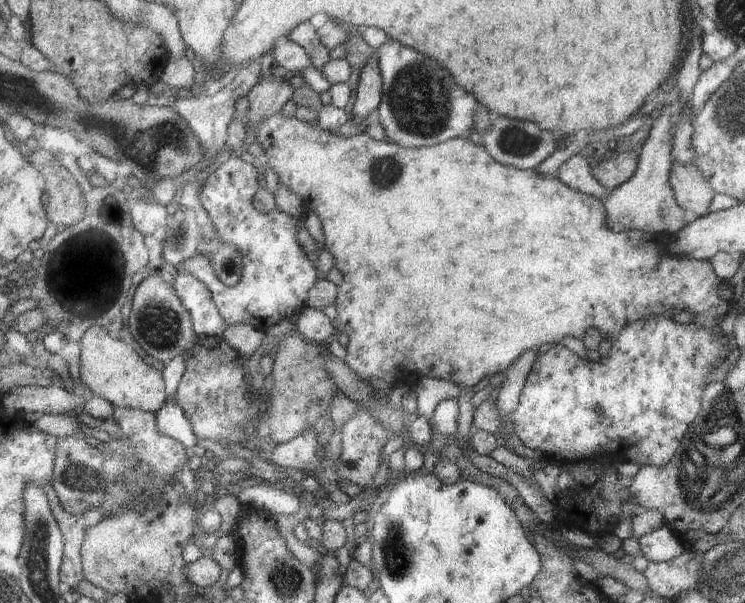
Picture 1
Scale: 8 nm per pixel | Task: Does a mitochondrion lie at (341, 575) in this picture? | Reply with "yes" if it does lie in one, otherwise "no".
no

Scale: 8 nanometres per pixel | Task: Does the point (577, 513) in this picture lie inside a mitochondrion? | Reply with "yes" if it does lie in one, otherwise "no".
no

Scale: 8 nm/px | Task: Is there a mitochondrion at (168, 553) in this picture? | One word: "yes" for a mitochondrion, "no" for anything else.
no

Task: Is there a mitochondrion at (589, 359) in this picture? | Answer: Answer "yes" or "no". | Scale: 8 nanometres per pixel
no

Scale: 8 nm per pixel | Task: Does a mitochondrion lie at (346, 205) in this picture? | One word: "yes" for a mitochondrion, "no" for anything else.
no

